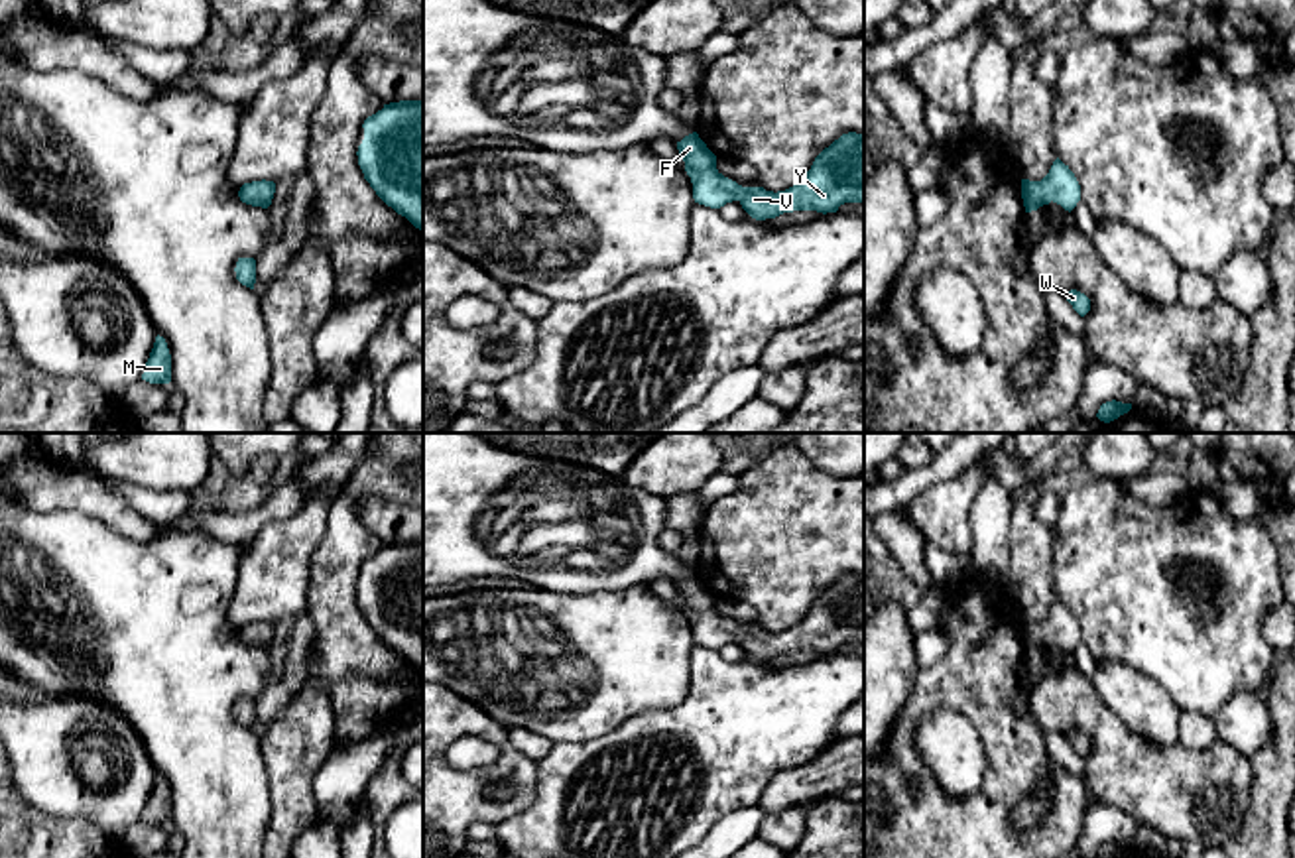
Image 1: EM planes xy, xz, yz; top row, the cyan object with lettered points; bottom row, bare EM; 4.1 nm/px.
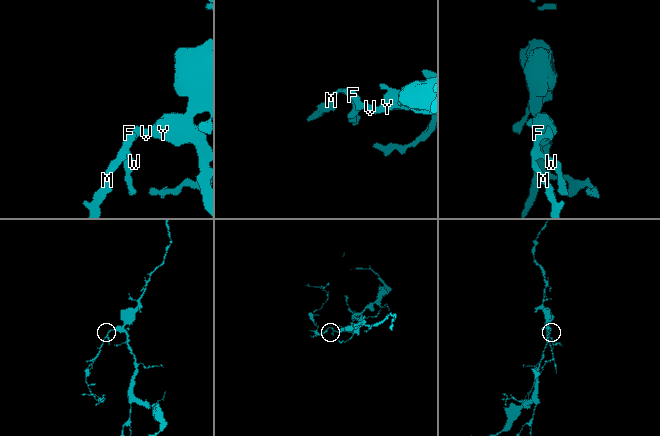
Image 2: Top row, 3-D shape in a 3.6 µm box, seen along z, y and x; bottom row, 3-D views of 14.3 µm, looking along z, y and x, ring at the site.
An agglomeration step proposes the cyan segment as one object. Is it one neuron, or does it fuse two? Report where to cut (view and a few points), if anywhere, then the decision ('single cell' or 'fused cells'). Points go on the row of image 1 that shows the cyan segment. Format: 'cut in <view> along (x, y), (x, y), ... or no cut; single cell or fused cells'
no cut; single cell

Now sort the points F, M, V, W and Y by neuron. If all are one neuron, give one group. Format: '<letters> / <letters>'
F M V W Y

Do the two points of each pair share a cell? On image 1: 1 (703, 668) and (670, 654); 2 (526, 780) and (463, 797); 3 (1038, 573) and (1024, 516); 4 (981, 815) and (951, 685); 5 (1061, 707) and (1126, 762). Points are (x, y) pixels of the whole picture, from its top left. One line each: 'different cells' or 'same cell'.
1: different cells
2: same cell
3: same cell
4: same cell
5: same cell

